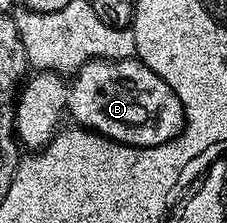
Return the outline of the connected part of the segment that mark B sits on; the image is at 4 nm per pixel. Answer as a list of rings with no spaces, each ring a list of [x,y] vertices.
[[[97,56],[71,75],[69,86],[64,82],[55,72],[36,72],[23,83],[16,99],[16,137],[21,147],[29,146],[27,149],[35,152],[47,146],[61,129],[60,121],[67,110],[77,127],[94,130],[103,138],[127,146],[166,144],[184,131],[180,97],[135,56],[113,62]]]

